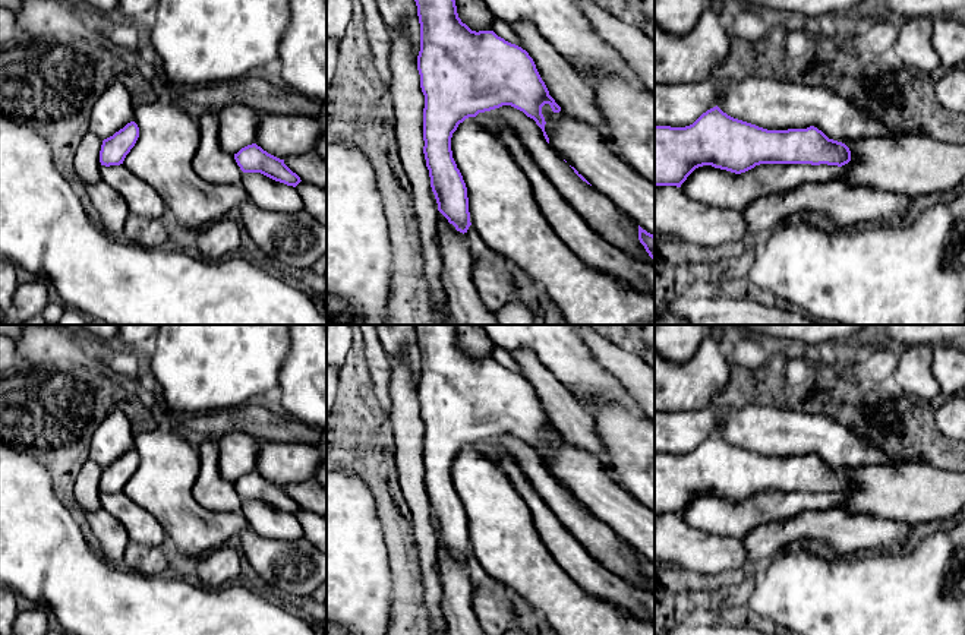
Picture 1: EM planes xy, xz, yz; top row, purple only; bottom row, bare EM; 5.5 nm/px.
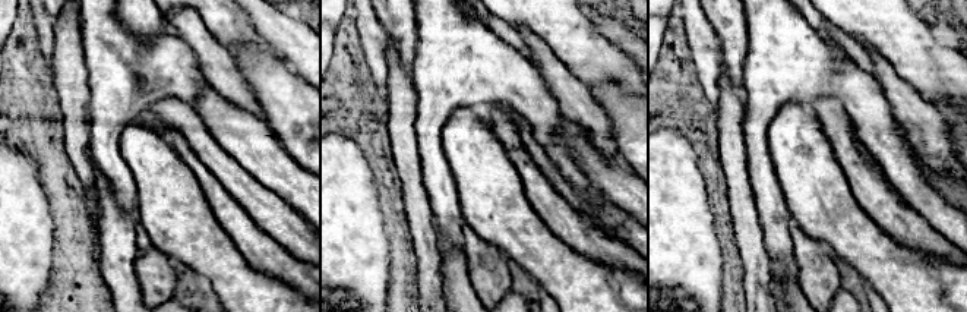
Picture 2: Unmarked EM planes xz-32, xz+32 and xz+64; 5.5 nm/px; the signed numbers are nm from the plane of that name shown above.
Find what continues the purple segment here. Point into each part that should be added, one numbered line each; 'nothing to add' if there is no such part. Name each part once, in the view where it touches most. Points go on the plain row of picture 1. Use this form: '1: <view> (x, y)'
nothing to add

